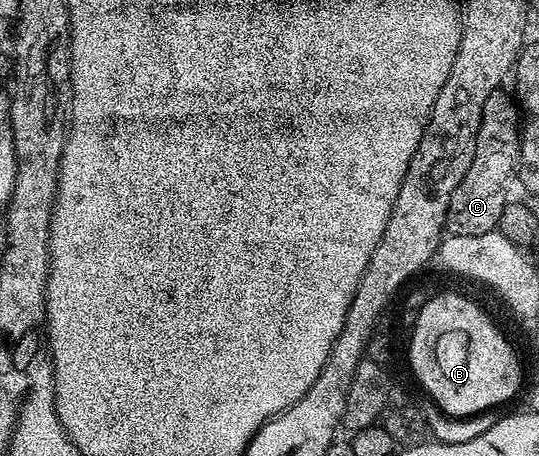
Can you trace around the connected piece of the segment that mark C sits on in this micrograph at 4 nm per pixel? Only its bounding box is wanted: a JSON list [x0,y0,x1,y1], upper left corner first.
[445,91,520,235]

